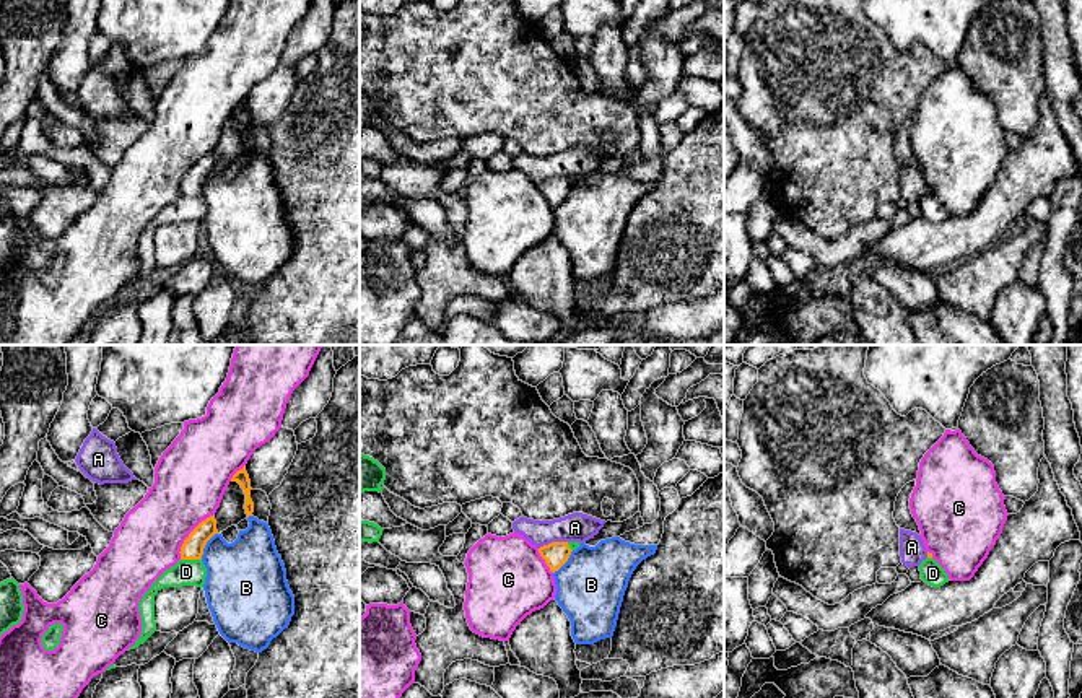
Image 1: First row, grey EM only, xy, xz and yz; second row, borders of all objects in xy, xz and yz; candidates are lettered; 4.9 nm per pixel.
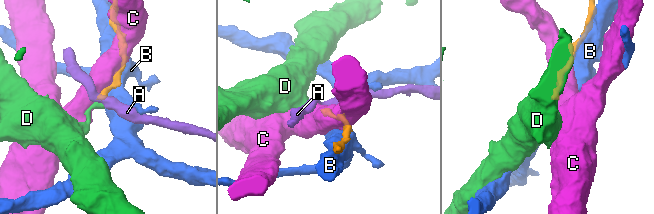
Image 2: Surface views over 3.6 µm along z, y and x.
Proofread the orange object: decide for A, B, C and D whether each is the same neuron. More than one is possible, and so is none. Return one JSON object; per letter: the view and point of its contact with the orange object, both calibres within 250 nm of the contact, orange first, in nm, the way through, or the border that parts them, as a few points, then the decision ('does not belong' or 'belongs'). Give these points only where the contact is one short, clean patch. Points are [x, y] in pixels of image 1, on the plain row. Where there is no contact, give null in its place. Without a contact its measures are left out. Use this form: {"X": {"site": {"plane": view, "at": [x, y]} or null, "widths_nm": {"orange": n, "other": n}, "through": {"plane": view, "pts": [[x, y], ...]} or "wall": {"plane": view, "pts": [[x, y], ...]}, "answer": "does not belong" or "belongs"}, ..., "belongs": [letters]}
{"A": {"site": {"plane": "xz", "at": [552, 178]}, "widths_nm": {"orange": 120, "other": 140}, "wall": {"plane": "xz", "pts": [[567, 176], [552, 176], [539, 184]]}, "answer": "does not belong"}, "B": {"site": {"plane": "xy", "at": [205, 179]}, "widths_nm": {"orange": 110, "other": 360}, "answer": "does not belong"}, "C": {"site": {"plane": "xy", "at": [189, 171]}, "widths_nm": {"orange": 110, "other": 340}, "answer": "does not belong"}, "D": {"site": {"plane": "xy", "at": [191, 194]}, "widths_nm": {"orange": 110, "other": 130}, "wall": {"plane": "xy", "pts": [[181, 194], [200, 196]]}, "answer": "does not belong"}, "belongs": []}

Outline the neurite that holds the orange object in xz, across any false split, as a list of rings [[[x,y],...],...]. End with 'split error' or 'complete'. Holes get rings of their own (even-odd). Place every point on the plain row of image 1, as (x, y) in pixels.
[[[552,177],[539,184],[552,208],[558,207],[568,197],[571,187],[568,177]]] | complete

